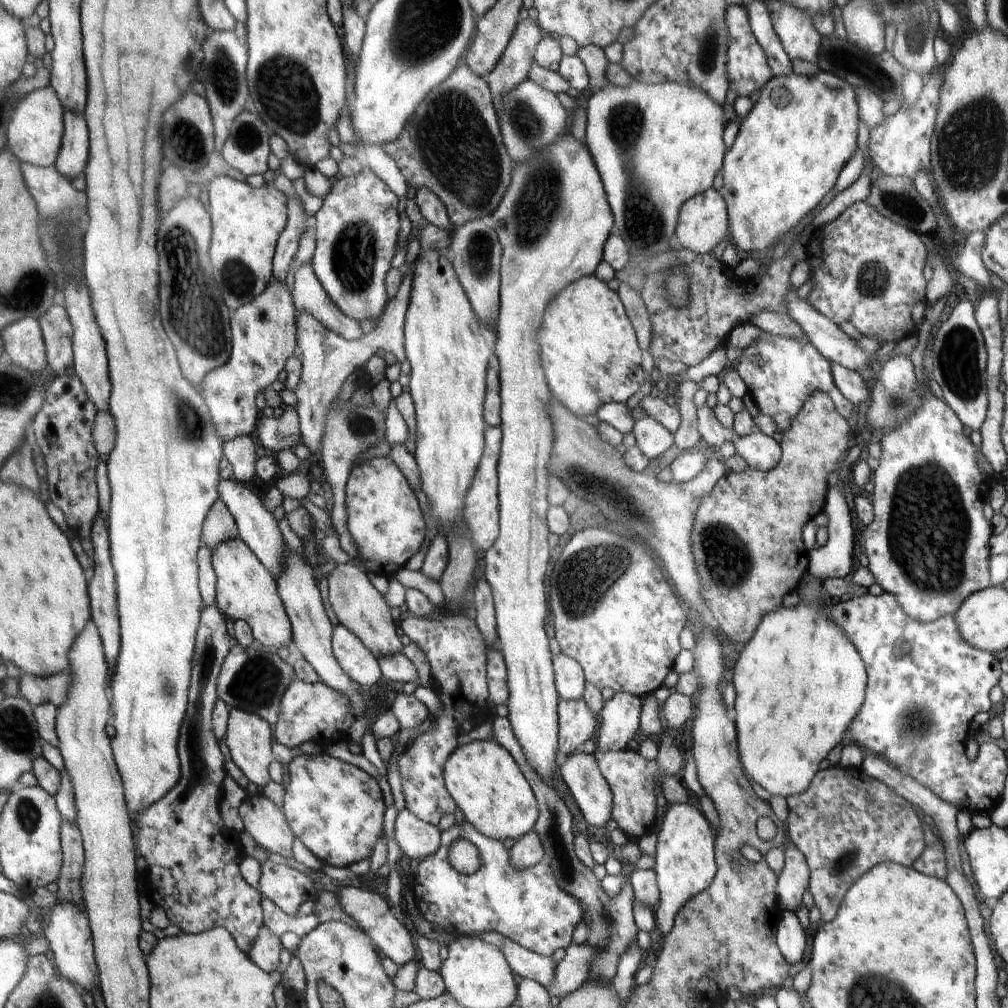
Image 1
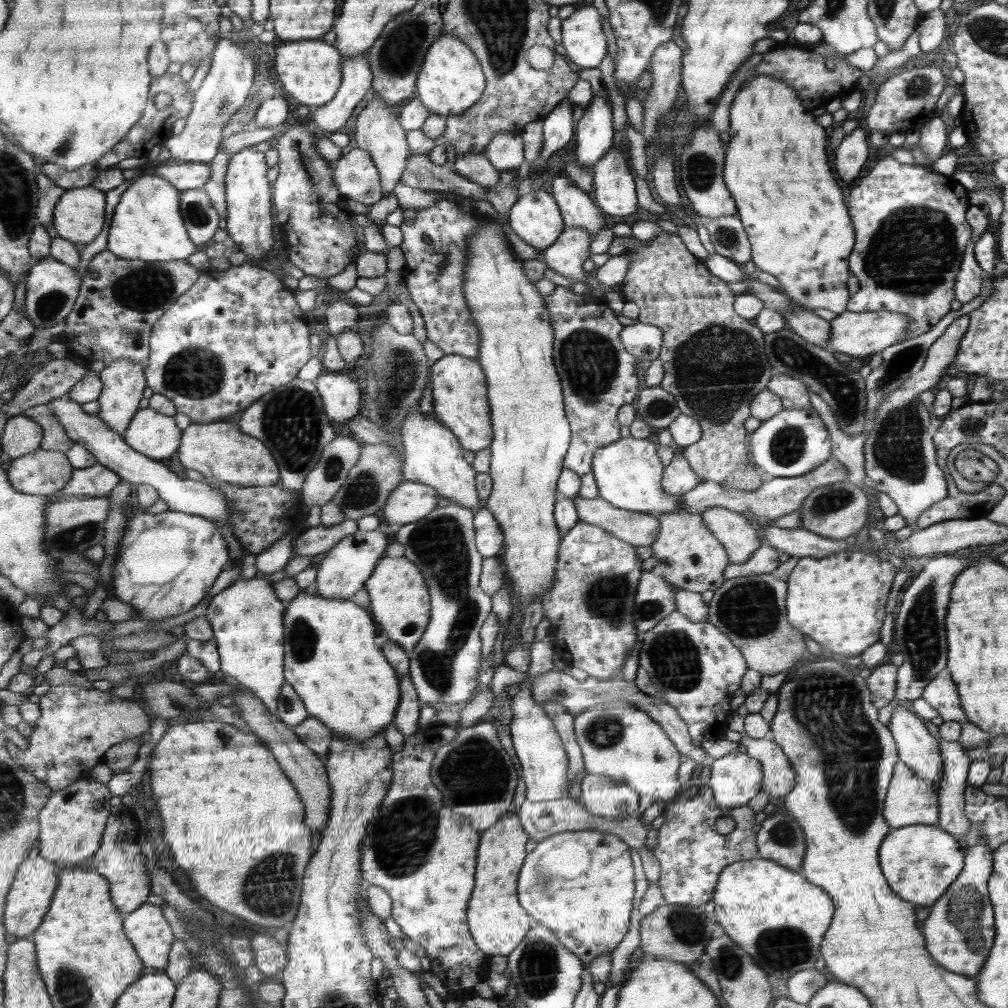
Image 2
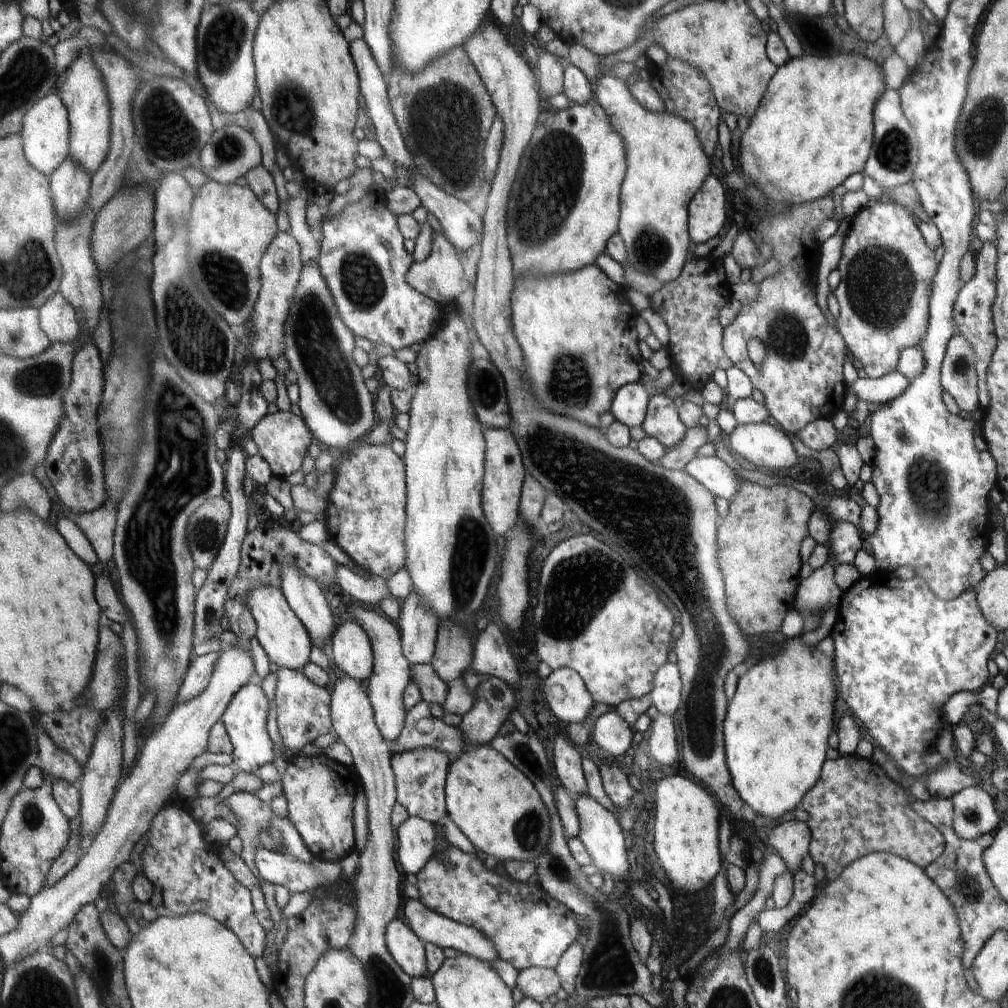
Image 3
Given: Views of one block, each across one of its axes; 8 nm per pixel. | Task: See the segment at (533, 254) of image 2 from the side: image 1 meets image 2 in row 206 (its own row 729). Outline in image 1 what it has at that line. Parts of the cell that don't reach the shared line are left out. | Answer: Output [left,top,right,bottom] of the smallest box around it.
[492,715,638,986]

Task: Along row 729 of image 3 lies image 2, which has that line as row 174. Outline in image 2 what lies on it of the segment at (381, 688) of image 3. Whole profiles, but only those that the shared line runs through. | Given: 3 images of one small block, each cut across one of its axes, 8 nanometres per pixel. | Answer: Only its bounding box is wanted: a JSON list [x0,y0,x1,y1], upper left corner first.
[354,93,412,193]

